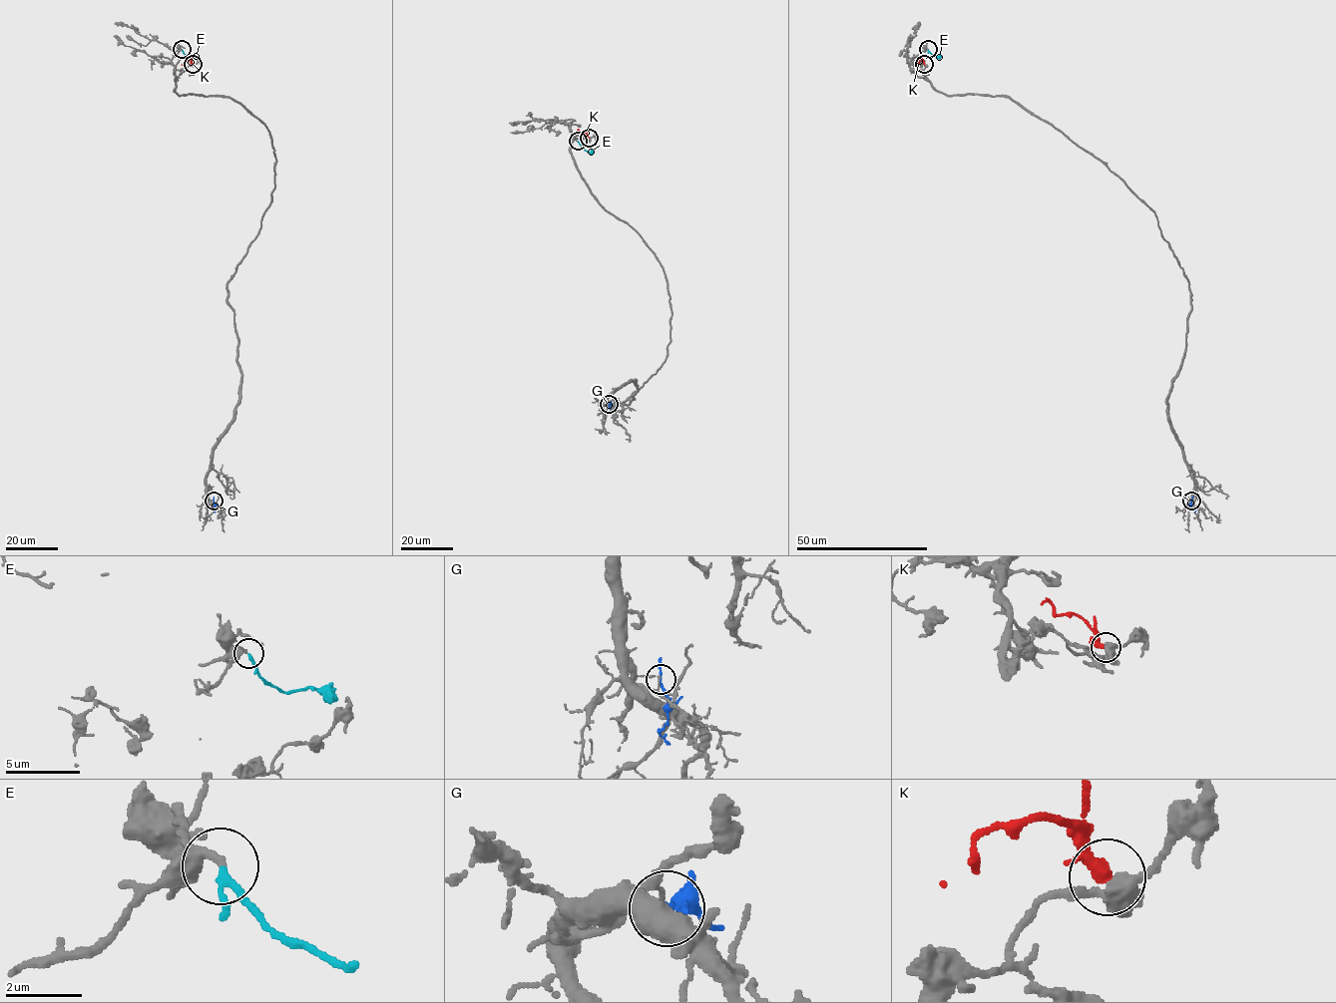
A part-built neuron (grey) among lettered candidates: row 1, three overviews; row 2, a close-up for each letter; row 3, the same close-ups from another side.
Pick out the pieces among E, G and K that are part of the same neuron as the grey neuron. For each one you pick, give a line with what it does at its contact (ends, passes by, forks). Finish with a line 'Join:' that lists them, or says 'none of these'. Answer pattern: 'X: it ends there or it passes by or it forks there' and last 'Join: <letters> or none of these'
E: it passes by
Join: E

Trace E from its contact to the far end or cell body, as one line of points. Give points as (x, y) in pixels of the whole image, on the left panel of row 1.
E: (182, 50), (188, 56), (198, 58)

